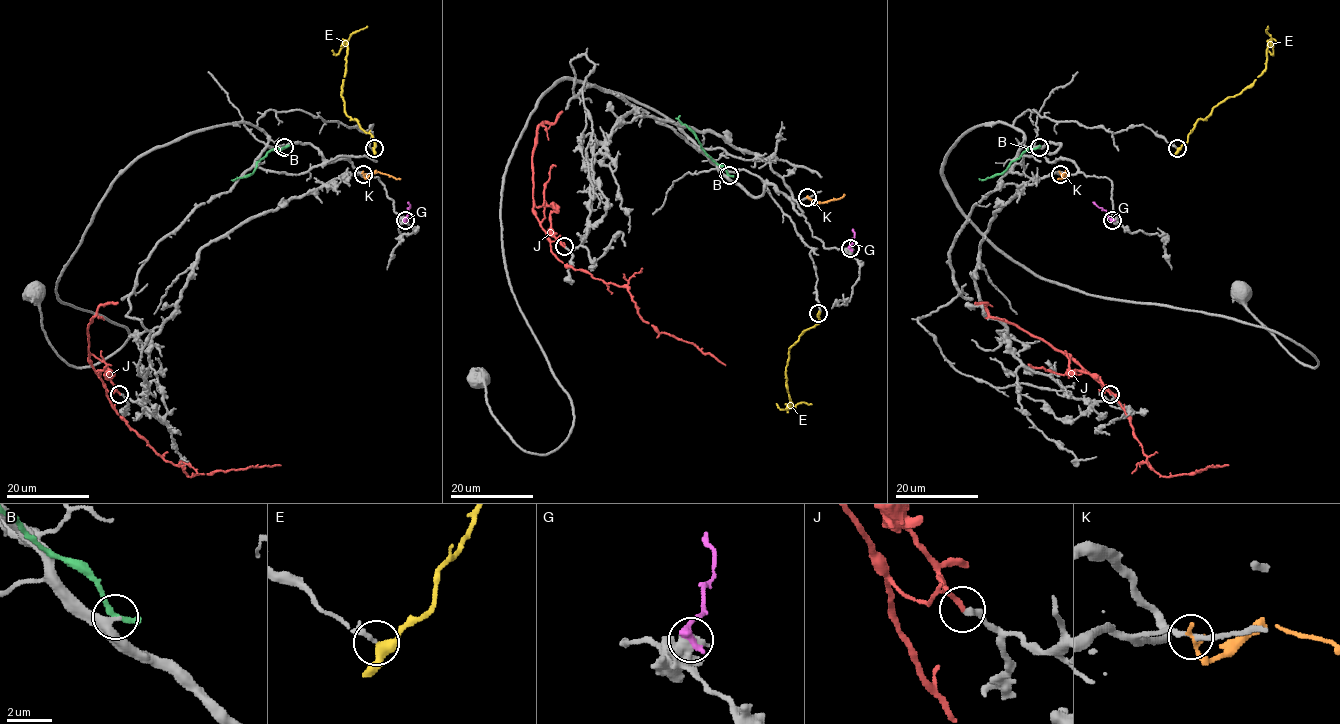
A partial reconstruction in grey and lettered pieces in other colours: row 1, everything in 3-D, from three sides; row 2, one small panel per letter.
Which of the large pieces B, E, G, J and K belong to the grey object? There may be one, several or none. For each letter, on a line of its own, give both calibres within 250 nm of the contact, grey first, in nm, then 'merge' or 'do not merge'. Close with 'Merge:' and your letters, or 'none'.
B: calibres 360 and 320 nm; do not merge
E: calibres 200 and 400 nm; do not merge
G: calibres 750 and 440 nm; do not merge
J: calibres 280 and 220 nm; merge
K: calibres 200 and 220 nm; do not merge
Merge: J

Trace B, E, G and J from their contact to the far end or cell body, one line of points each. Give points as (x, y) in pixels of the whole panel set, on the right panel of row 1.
B: (1038, 147), (1027, 149), (1000, 173), (979, 179)
E: (1177, 148), (1186, 142), (1197, 121), (1239, 94), (1265, 68), (1271, 38), (1265, 31), (1267, 26)
G: (1112, 220), (1092, 202)
J: (1110, 394), (1104, 389), (1100, 391), (1106, 389), (1114, 395), (1150, 465), (1162, 475), (1228, 465)

